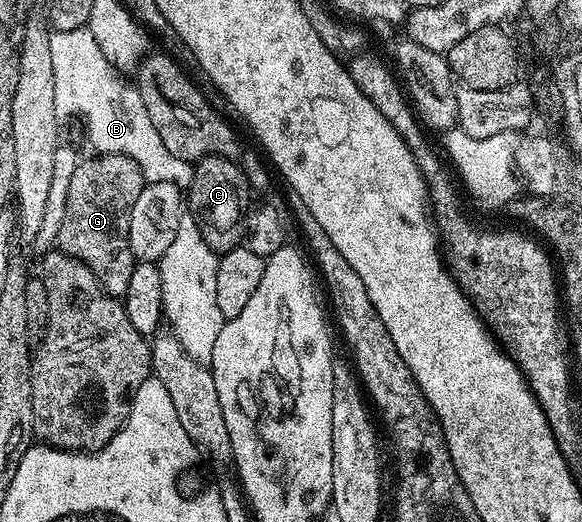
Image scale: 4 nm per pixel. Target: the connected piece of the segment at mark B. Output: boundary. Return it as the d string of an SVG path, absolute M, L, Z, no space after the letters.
M90 28L73 32L54 31L51 35L51 55L53 56L53 80L55 81L55 109L60 115L72 114L83 121L83 130L91 141L92 151L100 154L124 154L129 156L138 166L143 167L144 183L164 182L180 188L191 185L192 163L181 160L161 144L161 136L157 136L157 128L153 128L153 120L149 120L149 112L145 112L145 100L141 100L141 92L134 81L126 82L124 75L115 69L109 60L105 60L105 52L97 48L97 40L93 40Z

